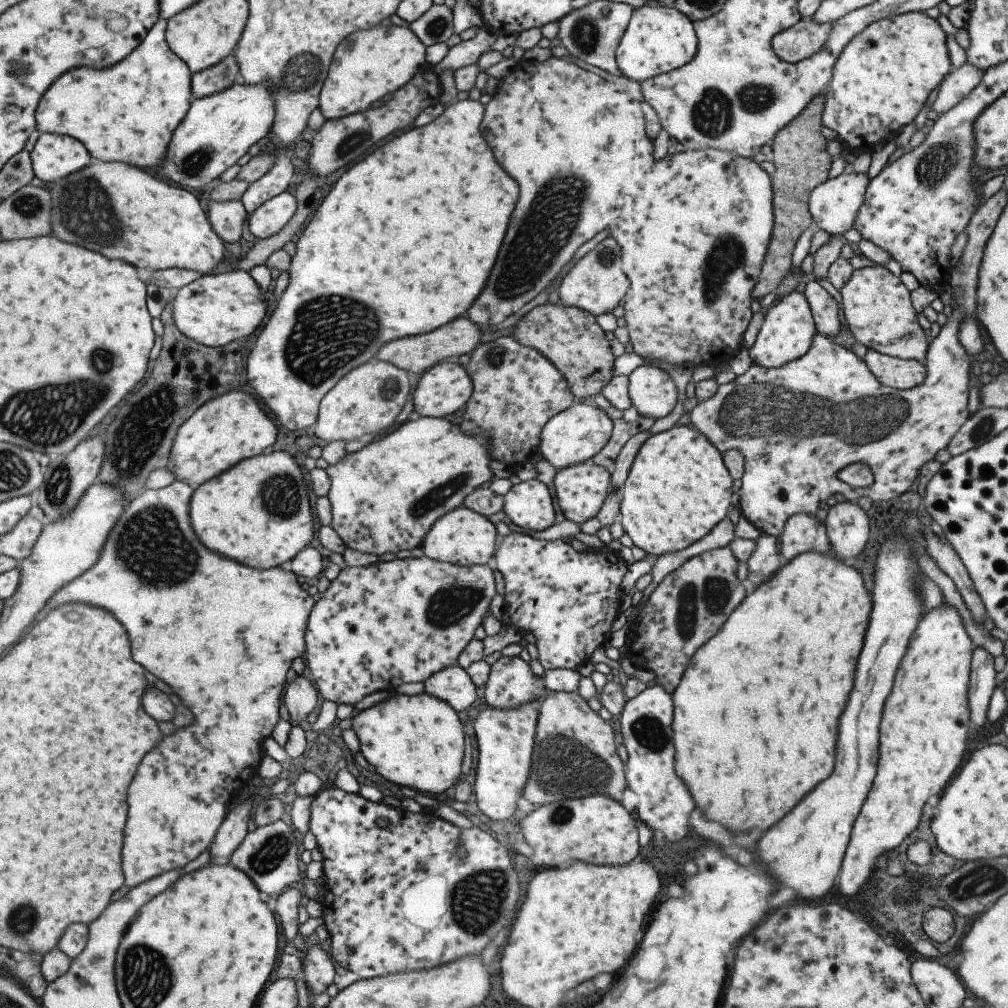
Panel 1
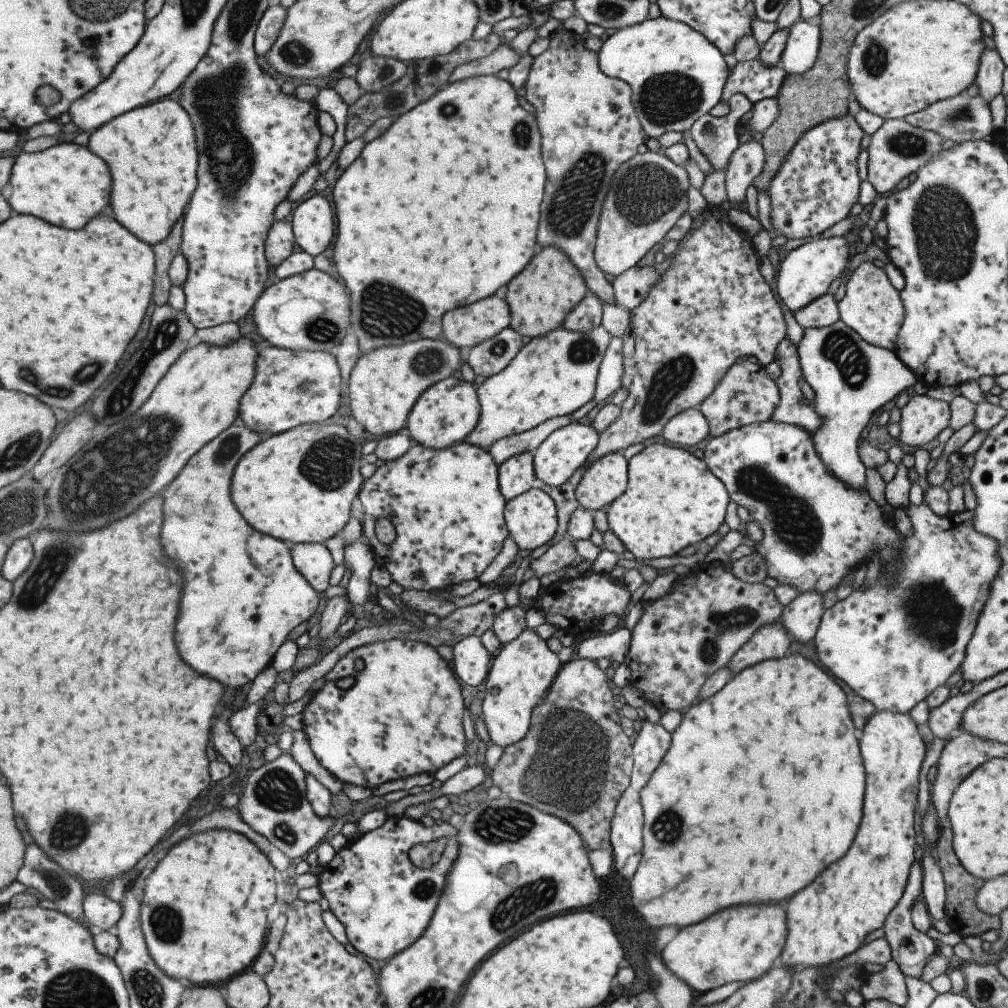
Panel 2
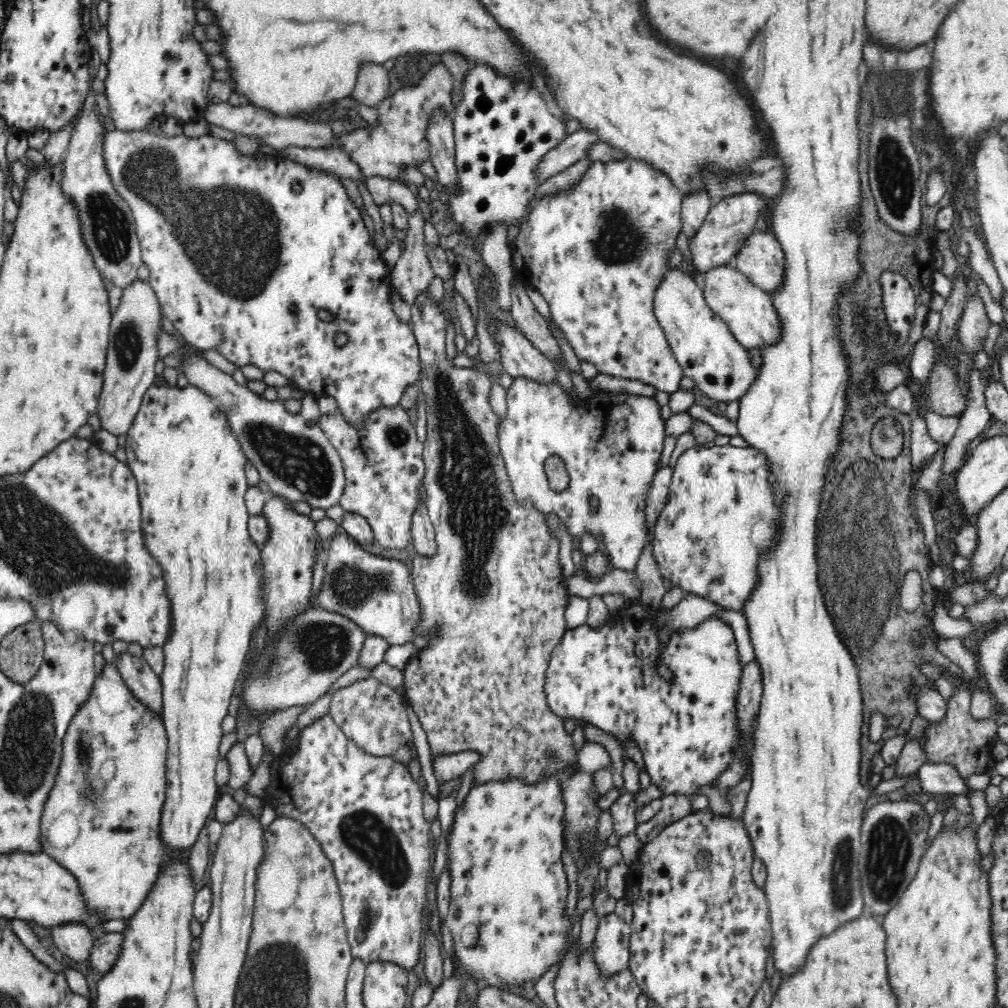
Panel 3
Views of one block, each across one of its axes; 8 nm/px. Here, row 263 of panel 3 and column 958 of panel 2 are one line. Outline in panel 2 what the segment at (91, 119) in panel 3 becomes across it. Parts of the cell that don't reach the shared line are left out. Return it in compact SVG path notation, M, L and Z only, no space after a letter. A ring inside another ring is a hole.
M959 93L953 98L940 100L933 104L926 105L923 110L904 117L914 127L923 130L931 130L935 134L939 134L944 140L953 141L972 141L989 139L990 134L994 131L991 124L991 114L987 102L981 96L968 97Z

